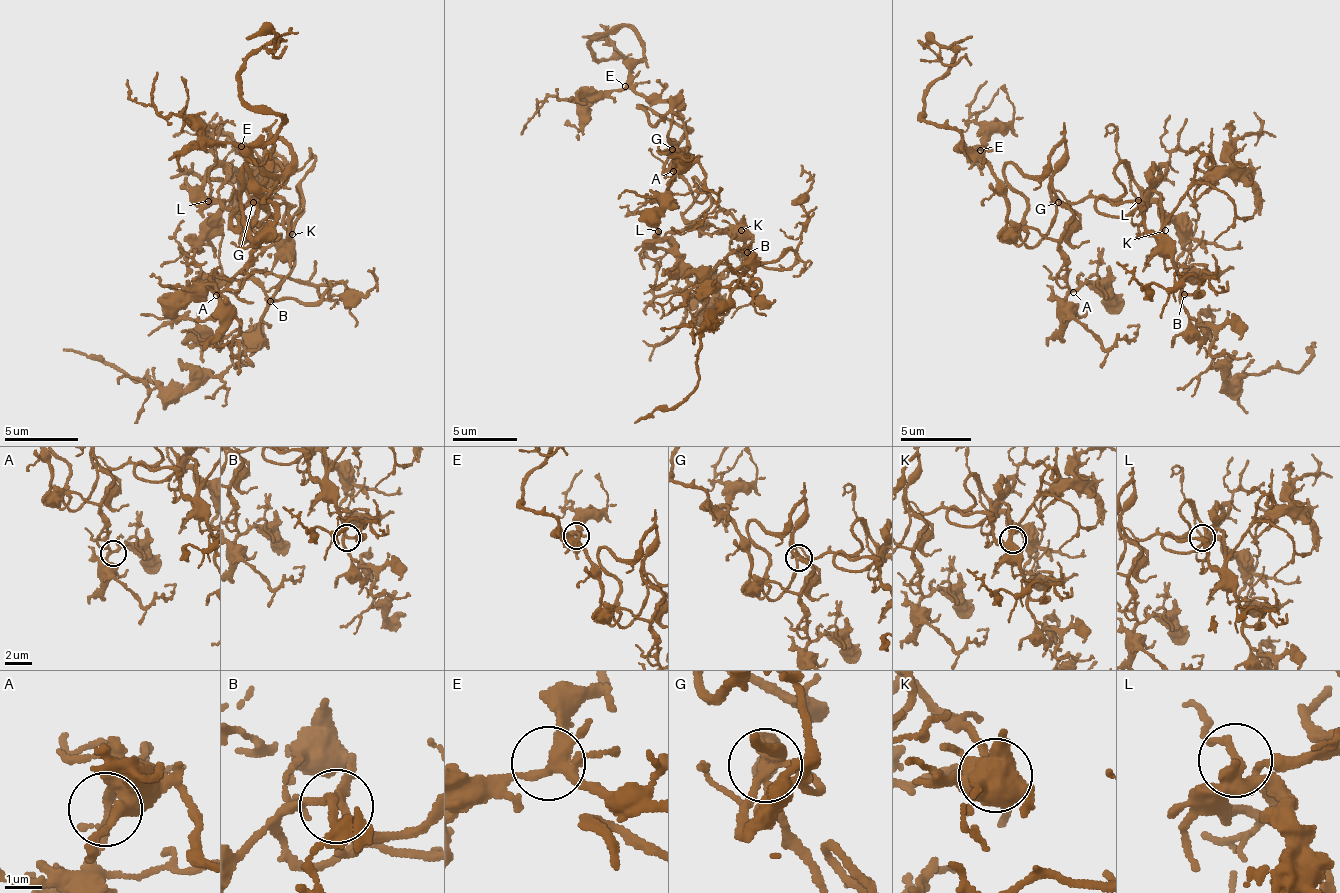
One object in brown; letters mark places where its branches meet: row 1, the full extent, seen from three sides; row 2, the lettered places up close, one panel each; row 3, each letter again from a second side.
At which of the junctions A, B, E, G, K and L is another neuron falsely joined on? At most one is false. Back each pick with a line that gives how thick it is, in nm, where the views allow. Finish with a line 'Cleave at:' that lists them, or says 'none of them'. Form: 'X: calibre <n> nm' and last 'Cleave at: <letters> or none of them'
Cleave at: none of them

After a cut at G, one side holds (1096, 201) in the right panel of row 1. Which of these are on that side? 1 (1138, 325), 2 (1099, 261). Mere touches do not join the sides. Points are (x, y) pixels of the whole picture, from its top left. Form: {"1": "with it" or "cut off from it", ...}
{"1": "cut off from it", "2": "cut off from it"}

